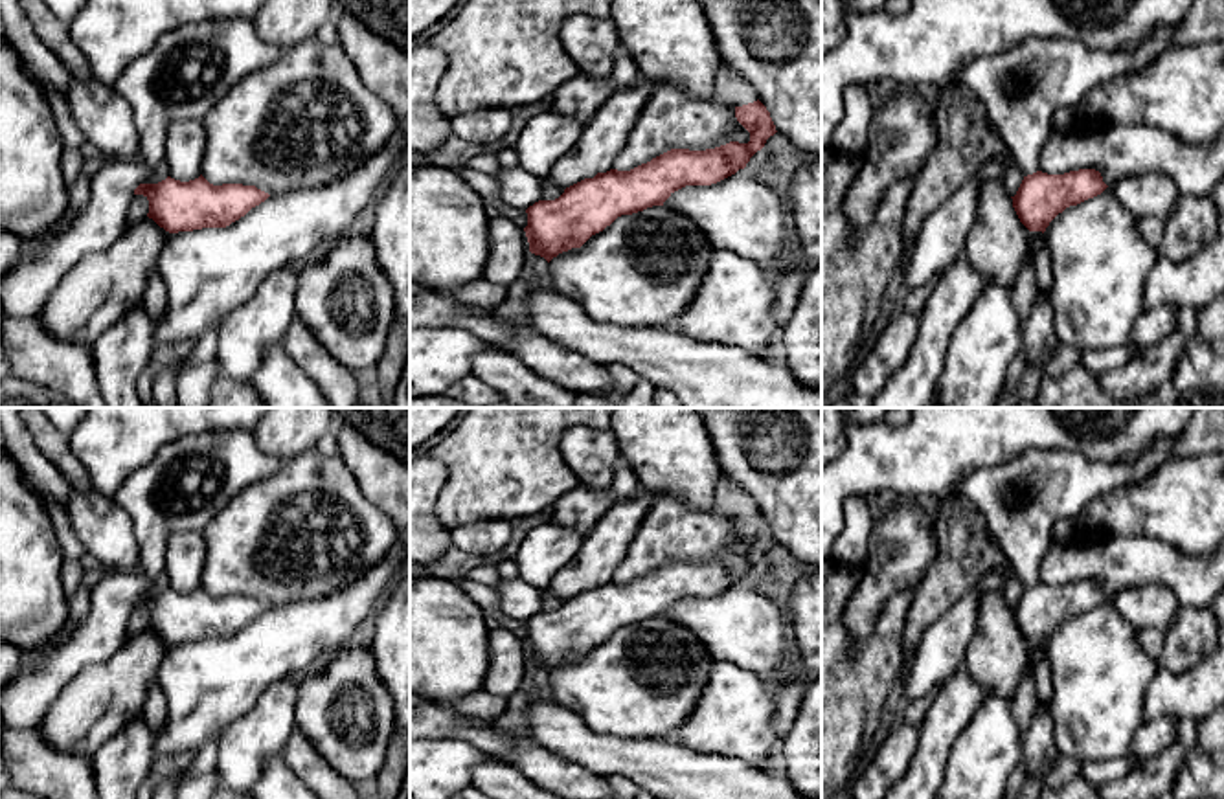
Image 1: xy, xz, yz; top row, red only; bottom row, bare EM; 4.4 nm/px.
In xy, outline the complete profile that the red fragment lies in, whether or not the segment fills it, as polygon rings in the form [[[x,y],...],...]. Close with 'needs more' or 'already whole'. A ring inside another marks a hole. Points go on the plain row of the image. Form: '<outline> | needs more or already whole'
[[[202,586],[189,593],[180,593],[167,588],[158,595],[140,595],[134,601],[134,606],[143,606],[149,612],[147,628],[169,645],[193,643],[202,639],[226,639],[270,608],[255,597],[213,597]]] | already whole

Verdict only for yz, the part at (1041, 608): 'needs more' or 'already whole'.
already whole

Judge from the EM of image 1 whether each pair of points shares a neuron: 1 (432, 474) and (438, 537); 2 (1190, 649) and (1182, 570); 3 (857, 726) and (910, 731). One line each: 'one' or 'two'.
1: one
2: two
3: two

